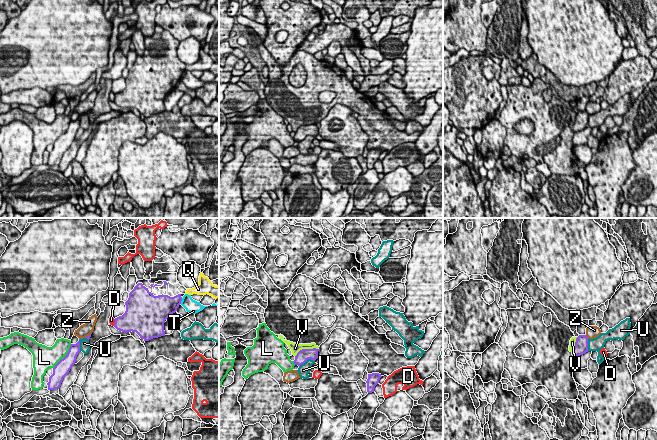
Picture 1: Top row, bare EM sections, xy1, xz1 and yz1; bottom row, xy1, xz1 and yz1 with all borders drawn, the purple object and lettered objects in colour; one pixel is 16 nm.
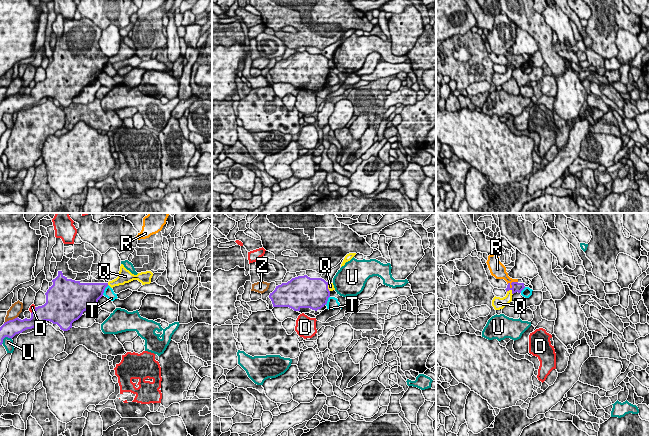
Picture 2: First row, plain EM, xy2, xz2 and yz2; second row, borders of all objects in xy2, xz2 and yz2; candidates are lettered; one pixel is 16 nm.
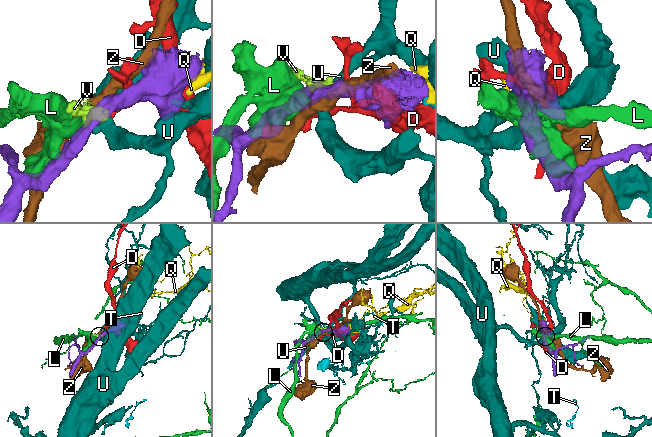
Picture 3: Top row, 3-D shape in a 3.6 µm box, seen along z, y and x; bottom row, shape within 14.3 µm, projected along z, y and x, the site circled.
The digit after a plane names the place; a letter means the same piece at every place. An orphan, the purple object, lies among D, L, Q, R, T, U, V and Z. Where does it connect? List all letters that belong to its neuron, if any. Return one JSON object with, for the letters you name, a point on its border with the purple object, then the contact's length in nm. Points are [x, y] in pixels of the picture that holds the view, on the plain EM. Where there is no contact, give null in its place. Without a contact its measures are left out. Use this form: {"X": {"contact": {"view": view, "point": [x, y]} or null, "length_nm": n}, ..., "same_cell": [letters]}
{"R": {"contact": {"view": "yz2", "point": [512, 58]}, "length_nm": 180}, "same_cell": ["R"]}

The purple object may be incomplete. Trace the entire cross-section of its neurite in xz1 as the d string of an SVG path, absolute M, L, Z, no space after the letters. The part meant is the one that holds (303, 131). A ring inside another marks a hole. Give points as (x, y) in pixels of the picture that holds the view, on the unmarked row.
M316 124L300 126L295 132L295 136L293 137L294 141L300 142L304 140L308 135L315 137L318 134L318 127L319 125Z

